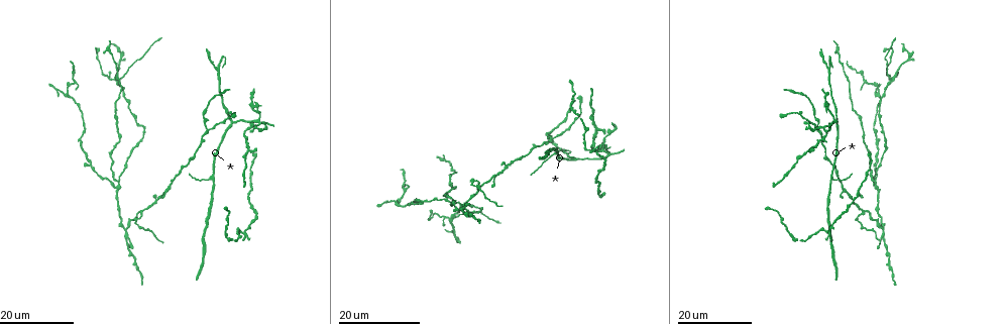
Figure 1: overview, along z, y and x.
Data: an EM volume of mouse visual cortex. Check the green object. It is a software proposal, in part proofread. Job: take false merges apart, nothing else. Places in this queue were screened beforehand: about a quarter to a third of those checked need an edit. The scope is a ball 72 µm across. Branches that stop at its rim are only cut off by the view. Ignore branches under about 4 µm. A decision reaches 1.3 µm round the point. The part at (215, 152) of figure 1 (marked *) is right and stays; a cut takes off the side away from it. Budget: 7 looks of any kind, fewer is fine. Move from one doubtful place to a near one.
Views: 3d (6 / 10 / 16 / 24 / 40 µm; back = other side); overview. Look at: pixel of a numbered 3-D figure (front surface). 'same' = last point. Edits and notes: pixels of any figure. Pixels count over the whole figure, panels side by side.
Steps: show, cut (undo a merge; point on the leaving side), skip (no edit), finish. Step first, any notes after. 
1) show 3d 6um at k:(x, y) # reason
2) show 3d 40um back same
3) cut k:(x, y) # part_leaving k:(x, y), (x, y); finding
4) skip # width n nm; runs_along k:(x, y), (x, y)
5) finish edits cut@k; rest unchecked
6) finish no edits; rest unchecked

show 3d 16um at 1:(604, 148) # looks like a crossing

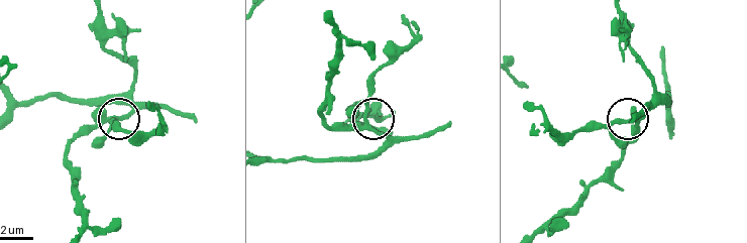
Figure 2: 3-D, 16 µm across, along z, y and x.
show 3d 6um at 2:(366, 125)

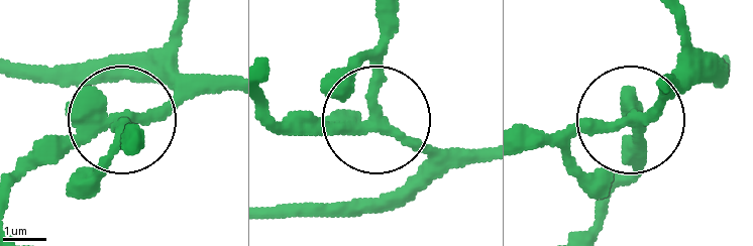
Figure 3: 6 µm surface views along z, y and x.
skip # arms 4; one cell here

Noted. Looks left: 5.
show 3d 24um at 1:(210, 178) # arms part here

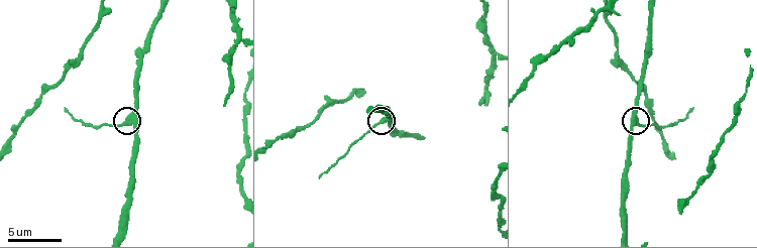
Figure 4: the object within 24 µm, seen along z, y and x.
show 3d 10um at 4:(635, 123)

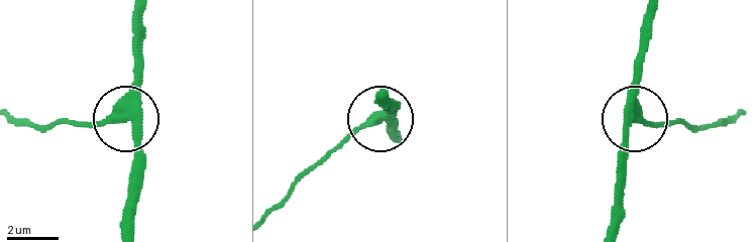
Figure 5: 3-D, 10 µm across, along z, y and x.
cut 5:(84, 125) # part_leaving 5:(115, 114), (20, 125); two cells meet here

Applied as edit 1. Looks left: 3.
show 3d 24um at 1:(138, 217) # thin neck

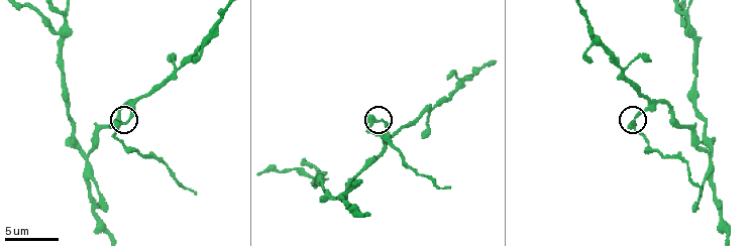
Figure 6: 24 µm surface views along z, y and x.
show 3d 6um at 6:(127, 121)

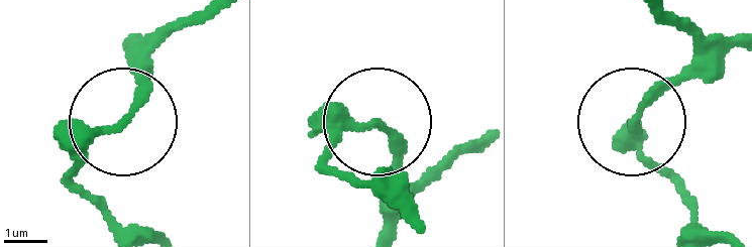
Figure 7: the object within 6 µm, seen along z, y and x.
show 3d 6um back at 7:(116, 125) # from behind

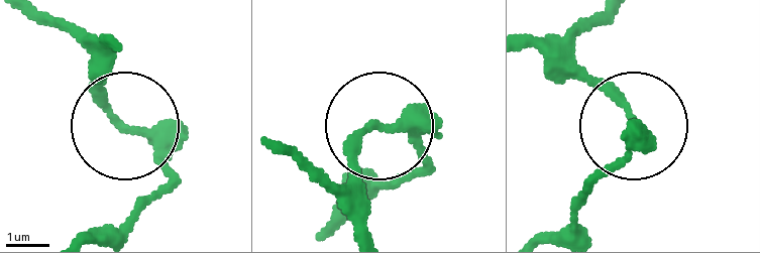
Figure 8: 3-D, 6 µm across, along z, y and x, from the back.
skip # width 230 nm; runs_along 8:(303, 160), (335, 182), (367, 132), (400, 128), (429, 168); continuous, no second cell

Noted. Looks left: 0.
finish edits cut@5; rest unchecked

